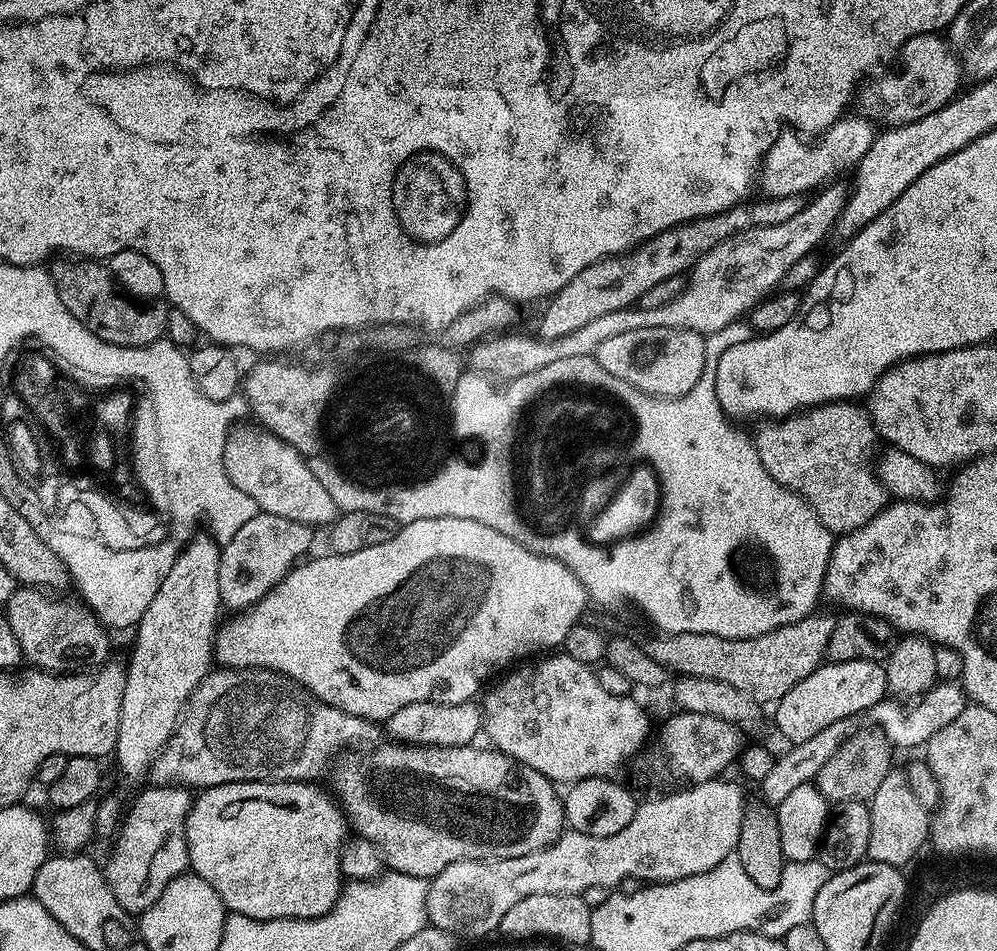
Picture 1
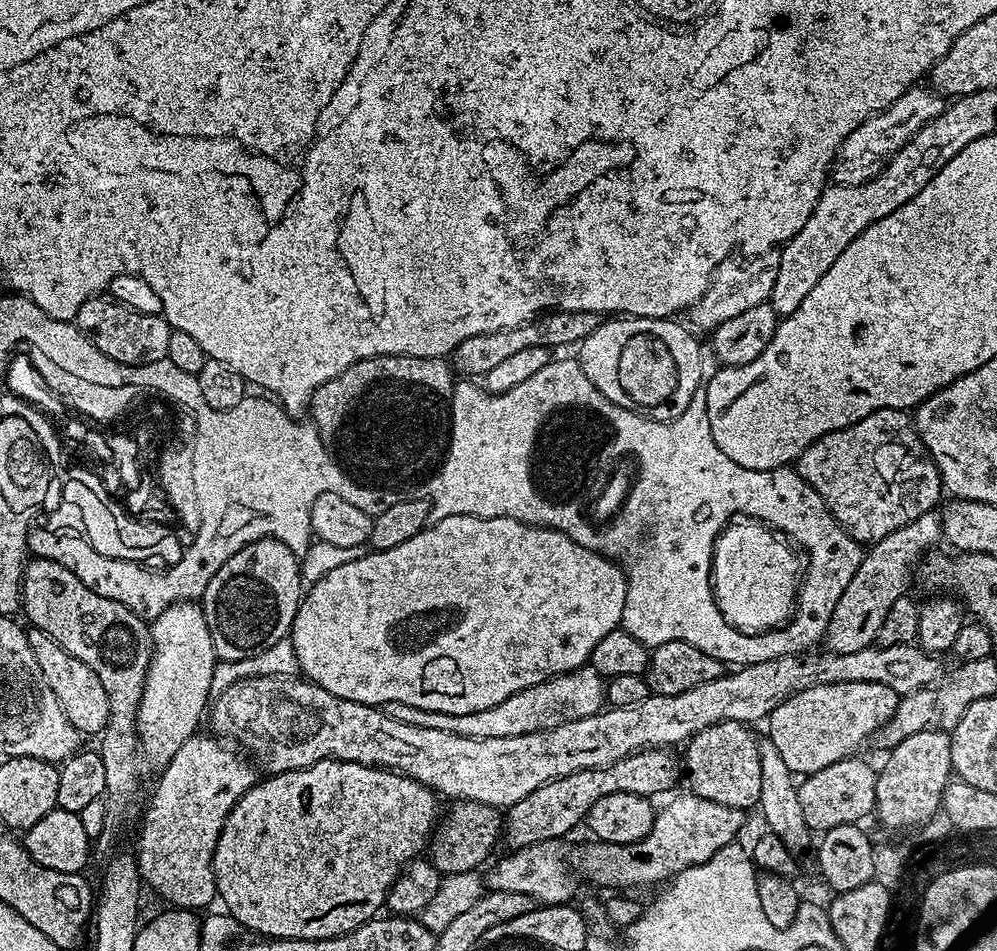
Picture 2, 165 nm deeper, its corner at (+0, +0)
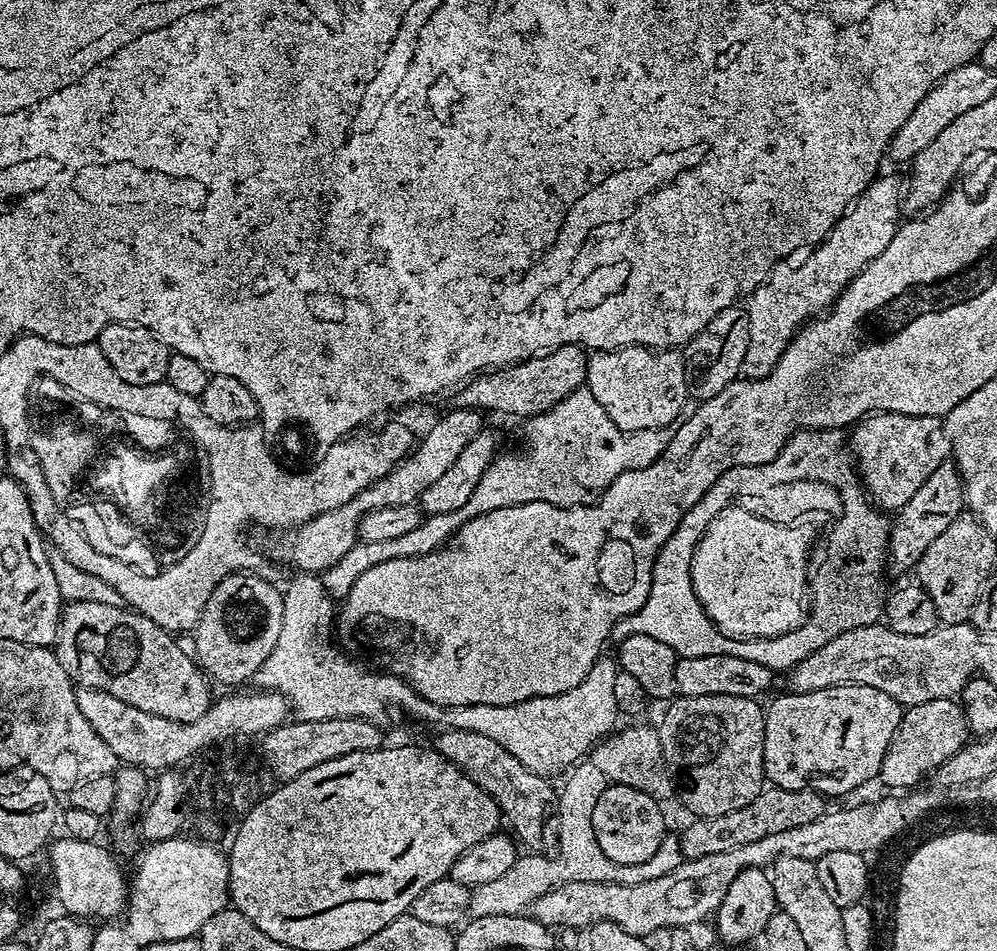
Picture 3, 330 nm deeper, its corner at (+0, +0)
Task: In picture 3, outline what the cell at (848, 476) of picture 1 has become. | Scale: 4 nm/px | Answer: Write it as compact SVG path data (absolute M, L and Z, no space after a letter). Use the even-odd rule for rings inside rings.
M873 412L859 421L851 432L850 455L858 469L862 487L868 499L881 510L899 510L906 506L906 502L910 502L910 498L914 498L914 493L922 487L922 482L926 482L926 478L930 478L930 474L934 474L934 470L938 470L938 466L942 466L942 462L950 456L944 422L938 416Z

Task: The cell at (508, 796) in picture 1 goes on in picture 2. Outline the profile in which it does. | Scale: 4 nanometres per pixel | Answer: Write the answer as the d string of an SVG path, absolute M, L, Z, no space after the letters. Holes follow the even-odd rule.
M456 800L449 810L448 817L437 823L426 849L427 859L442 874L470 872L479 869L480 863L487 858L502 836L502 812L482 802Z

